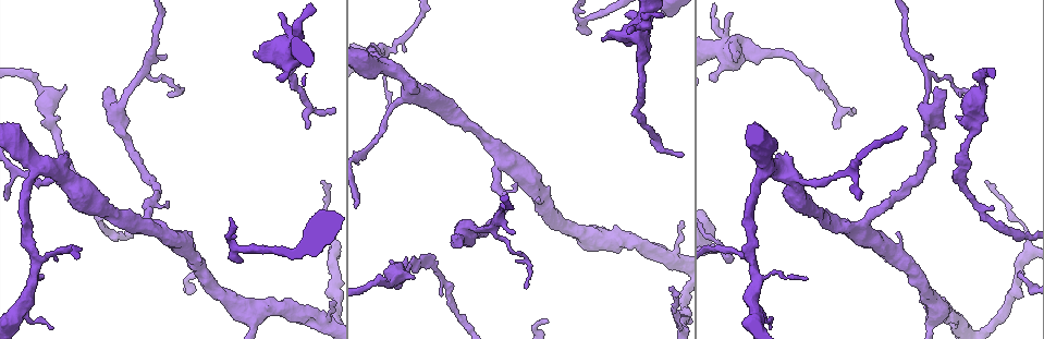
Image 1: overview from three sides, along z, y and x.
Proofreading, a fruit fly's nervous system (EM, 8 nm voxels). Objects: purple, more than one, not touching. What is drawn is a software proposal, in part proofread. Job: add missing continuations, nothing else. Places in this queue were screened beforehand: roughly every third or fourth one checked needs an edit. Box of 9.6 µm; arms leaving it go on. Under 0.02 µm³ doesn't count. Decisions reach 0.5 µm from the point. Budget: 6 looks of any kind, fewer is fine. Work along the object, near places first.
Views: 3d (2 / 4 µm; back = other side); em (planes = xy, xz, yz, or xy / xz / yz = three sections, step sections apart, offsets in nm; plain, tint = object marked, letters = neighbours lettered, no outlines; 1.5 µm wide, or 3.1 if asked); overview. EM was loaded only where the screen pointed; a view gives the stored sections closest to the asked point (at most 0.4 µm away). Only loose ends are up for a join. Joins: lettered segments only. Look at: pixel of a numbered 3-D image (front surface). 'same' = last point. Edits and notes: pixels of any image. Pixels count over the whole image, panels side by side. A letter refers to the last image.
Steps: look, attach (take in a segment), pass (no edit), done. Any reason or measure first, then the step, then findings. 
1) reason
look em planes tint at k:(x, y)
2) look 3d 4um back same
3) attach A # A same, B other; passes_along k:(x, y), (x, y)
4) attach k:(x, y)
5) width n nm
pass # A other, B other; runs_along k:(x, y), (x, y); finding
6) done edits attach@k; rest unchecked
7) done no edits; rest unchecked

thick end
look em planes letters at 1:(107, 87)

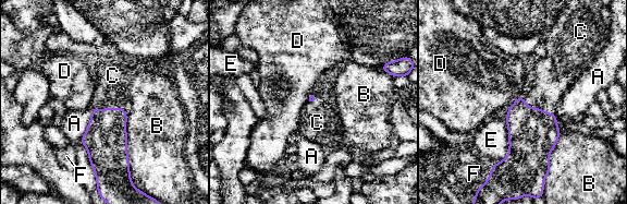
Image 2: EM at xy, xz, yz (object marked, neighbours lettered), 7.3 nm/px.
attach 2:(548, 79) # A other, B other, C same, D other, E other, F other; passes_along 2:(532, 134), (536, 108), (548, 79); it goes on there

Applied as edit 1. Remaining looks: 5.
free end
look 3d 4um at 1:(931, 53)

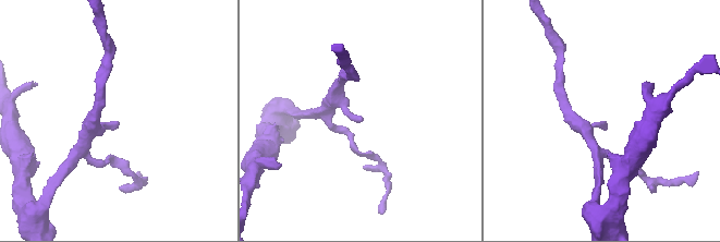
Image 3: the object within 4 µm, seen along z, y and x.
now the EM
look em yz step 8 letters at 3:(606, 123)

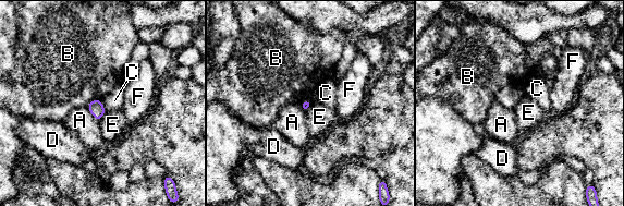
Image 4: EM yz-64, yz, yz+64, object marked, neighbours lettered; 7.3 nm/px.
pass # A other, B other, C other, D other, E other, F other; no lettered segment goes on from it

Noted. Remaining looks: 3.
an open end
look 3d 4um at 1:(309, 127)

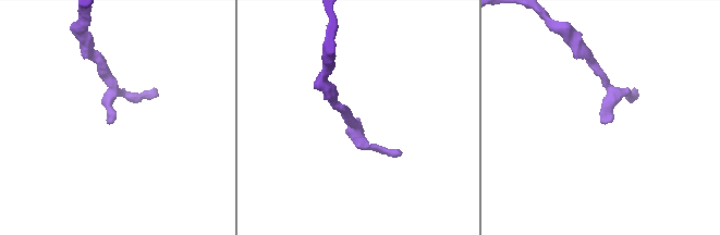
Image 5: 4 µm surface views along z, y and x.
look em planes tint at 5:(111, 122)

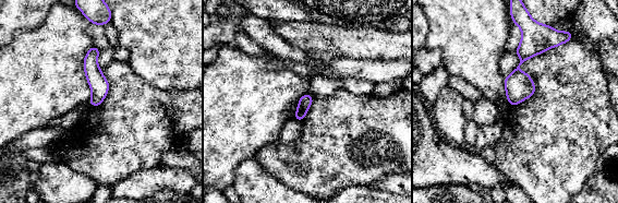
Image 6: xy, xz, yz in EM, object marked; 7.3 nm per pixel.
what lies round it
look em planes letters same

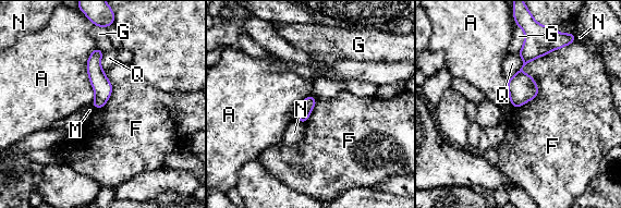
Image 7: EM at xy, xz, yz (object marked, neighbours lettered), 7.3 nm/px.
pass # A other, F other, G other, M other, N other, Q other; border 7:(567, 45), (514, 108); no lettered segment goes on from it

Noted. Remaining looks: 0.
done edits attach@2; rest unchecked

